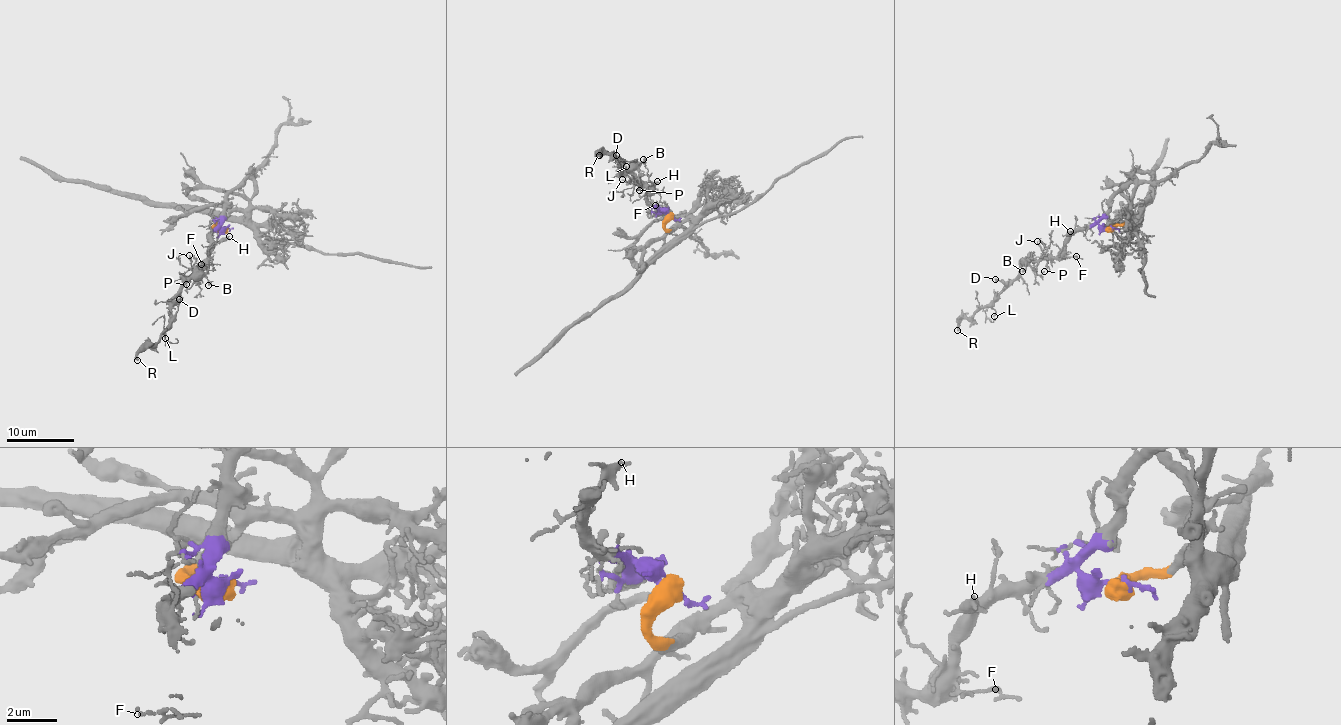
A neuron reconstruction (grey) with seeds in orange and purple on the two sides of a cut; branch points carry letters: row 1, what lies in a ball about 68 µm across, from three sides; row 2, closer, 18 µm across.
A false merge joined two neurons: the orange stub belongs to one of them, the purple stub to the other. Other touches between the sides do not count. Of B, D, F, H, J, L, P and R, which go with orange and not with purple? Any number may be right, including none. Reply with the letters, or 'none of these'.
none of these

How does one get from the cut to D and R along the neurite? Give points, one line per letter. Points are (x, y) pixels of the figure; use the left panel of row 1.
D: (223, 229), (211, 230), (203, 266), (196, 267), (173, 301), (177, 302), (179, 298)
R: (223, 229), (211, 230), (203, 266), (174, 298), (168, 326), (137, 360)

